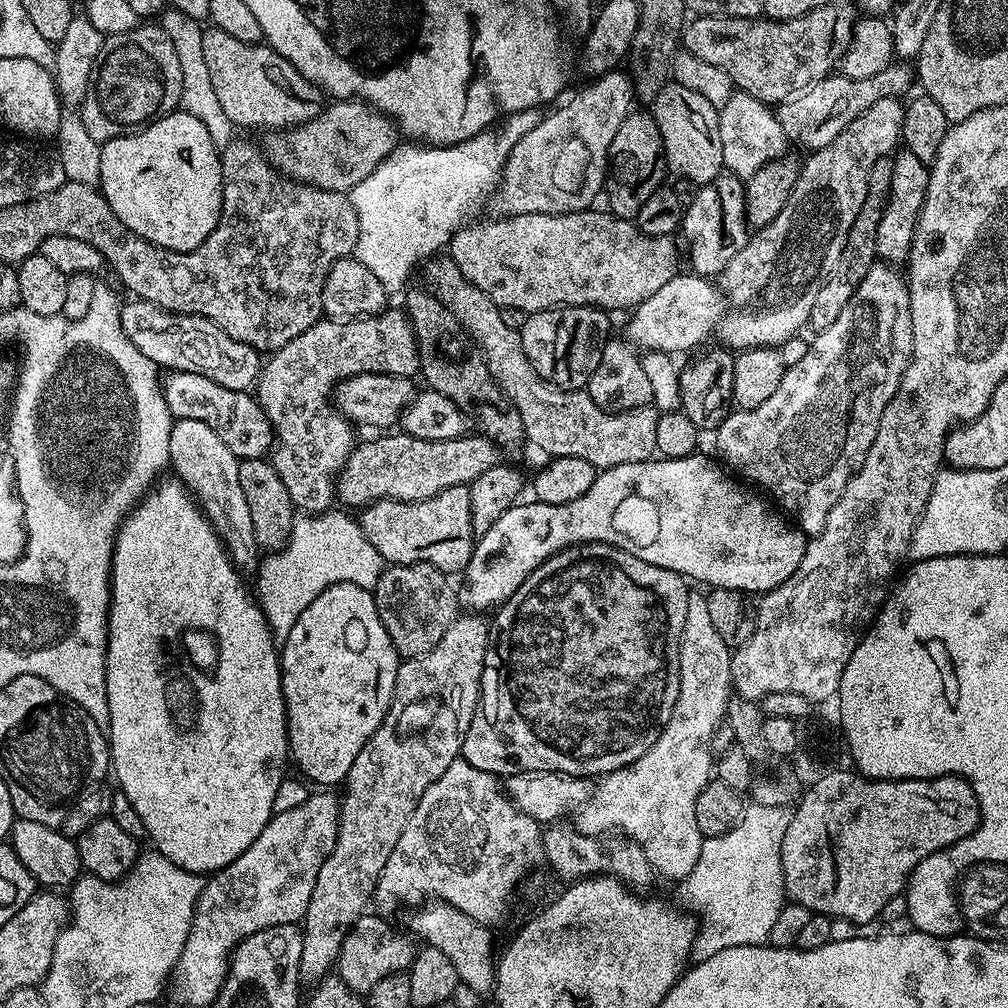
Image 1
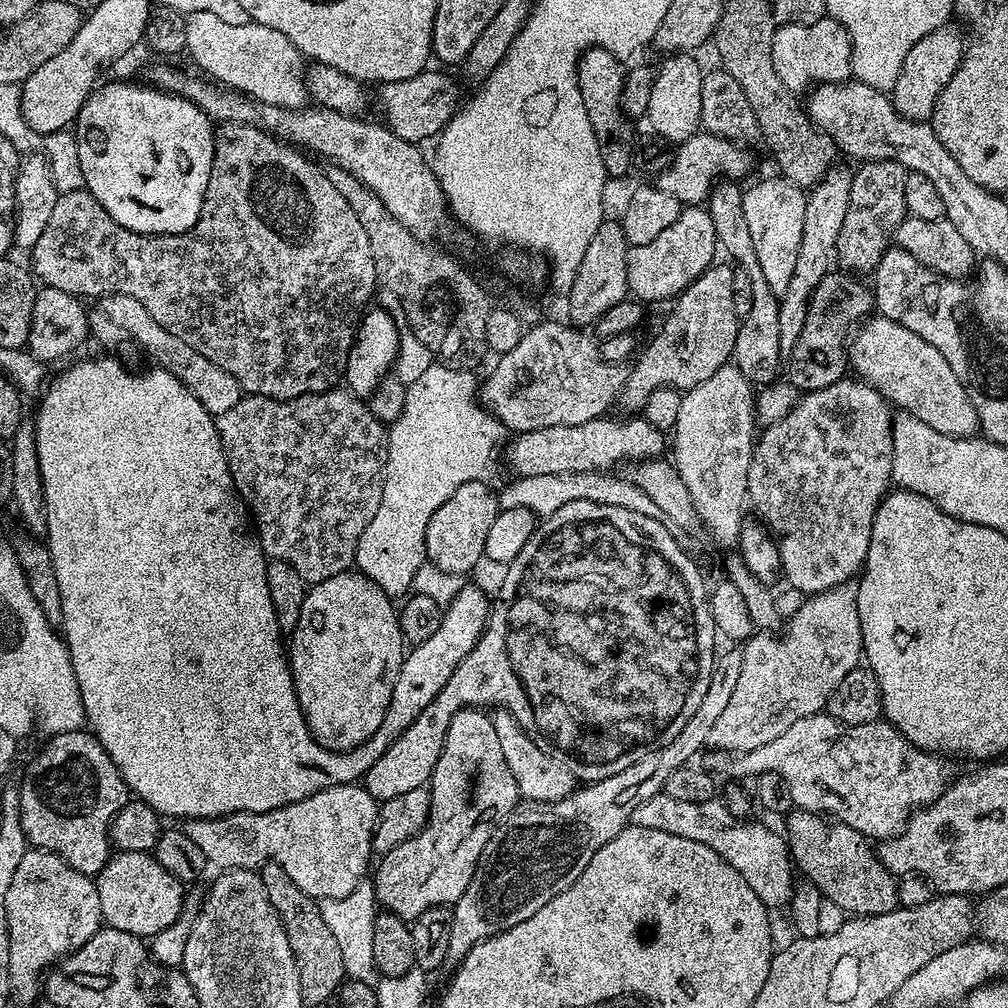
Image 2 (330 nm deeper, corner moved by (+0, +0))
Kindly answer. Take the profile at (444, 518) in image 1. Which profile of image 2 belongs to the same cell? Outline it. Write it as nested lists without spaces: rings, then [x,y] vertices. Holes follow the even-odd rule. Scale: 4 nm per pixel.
[[[483,480],[466,482],[434,510],[430,526],[426,526],[426,550],[427,559],[438,570],[463,577],[479,560],[485,559],[484,547],[490,525],[501,509],[497,493],[492,493],[488,486]]]

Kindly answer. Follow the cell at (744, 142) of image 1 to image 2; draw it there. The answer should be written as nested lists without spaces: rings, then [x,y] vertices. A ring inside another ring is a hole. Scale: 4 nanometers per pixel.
[[[783,178],[760,180],[752,189],[744,192],[747,225],[750,226],[751,241],[758,254],[759,265],[767,285],[782,294],[790,286],[794,266],[798,263],[798,246],[802,242],[802,222],[806,222],[808,197],[805,189]]]

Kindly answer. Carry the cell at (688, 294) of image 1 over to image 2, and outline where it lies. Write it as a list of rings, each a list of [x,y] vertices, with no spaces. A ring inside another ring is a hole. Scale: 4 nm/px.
[[[879,314],[865,319],[850,340],[850,368],[889,405],[900,407],[901,413],[918,418],[918,422],[926,422],[926,426],[947,436],[977,435],[976,411],[963,382],[950,370],[950,362],[926,338],[918,338],[914,330],[906,330],[906,326]]]

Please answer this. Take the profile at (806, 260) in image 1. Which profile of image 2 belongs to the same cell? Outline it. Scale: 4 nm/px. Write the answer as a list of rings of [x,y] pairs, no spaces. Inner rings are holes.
[[[952,26],[934,30],[926,34],[926,38],[918,38],[918,42],[914,42],[910,54],[906,54],[906,62],[902,62],[898,82],[890,93],[891,102],[898,110],[898,114],[911,120],[931,121],[938,96],[942,94],[942,90],[962,62],[965,43],[965,37],[961,33],[959,36]]]

